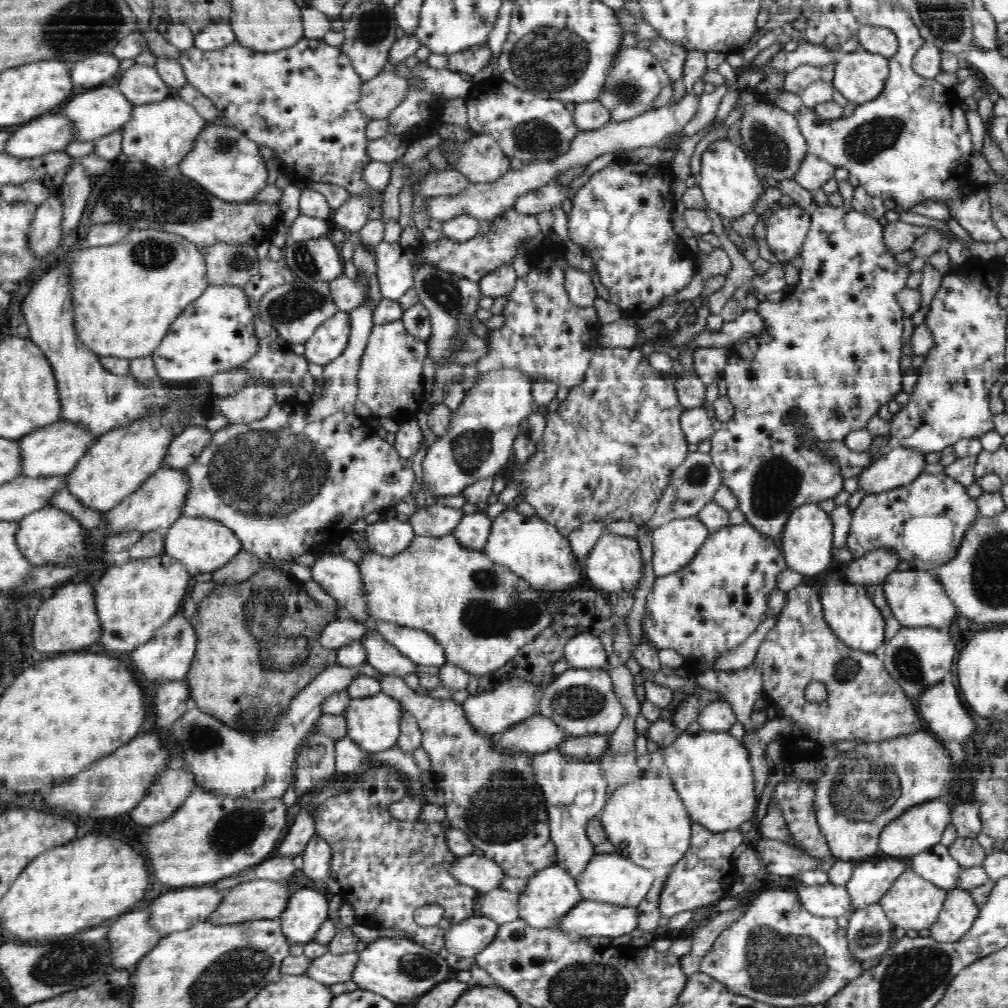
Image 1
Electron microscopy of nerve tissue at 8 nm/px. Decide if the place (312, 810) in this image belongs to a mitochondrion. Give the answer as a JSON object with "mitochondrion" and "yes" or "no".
{"mitochondrion":"no"}

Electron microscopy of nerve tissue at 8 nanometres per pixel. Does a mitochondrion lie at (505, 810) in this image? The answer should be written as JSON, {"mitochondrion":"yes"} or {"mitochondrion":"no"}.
{"mitochondrion":"yes"}

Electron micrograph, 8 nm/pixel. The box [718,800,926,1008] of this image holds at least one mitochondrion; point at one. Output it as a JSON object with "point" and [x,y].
{"point":[784,964]}

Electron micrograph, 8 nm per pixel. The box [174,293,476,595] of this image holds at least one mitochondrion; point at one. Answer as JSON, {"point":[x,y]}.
{"point":[268,475]}

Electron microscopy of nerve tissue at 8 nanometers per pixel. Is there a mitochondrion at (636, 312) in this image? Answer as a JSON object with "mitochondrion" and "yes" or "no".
{"mitochondrion":"no"}

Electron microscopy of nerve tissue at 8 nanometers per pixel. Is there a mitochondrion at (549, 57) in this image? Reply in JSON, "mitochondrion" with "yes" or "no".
{"mitochondrion":"yes"}

